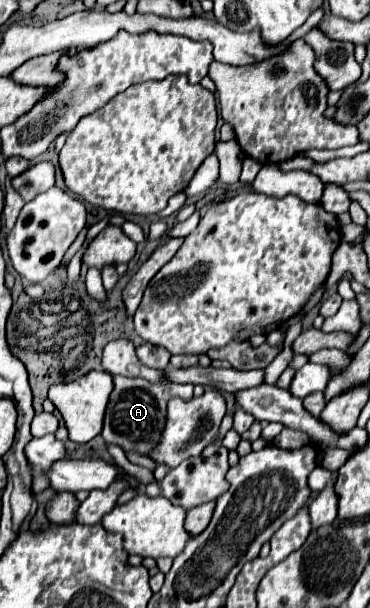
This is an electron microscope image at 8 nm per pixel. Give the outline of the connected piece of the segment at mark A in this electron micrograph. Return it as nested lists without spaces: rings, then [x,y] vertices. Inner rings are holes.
[[[113,378],[115,388],[109,398],[109,406],[105,410],[105,426],[103,426],[103,440],[107,444],[117,444],[125,452],[139,452],[149,454],[161,442],[165,420],[167,420],[167,402],[175,396],[183,400],[193,398],[193,384],[175,384],[175,382],[159,382],[149,384],[143,378]]]

